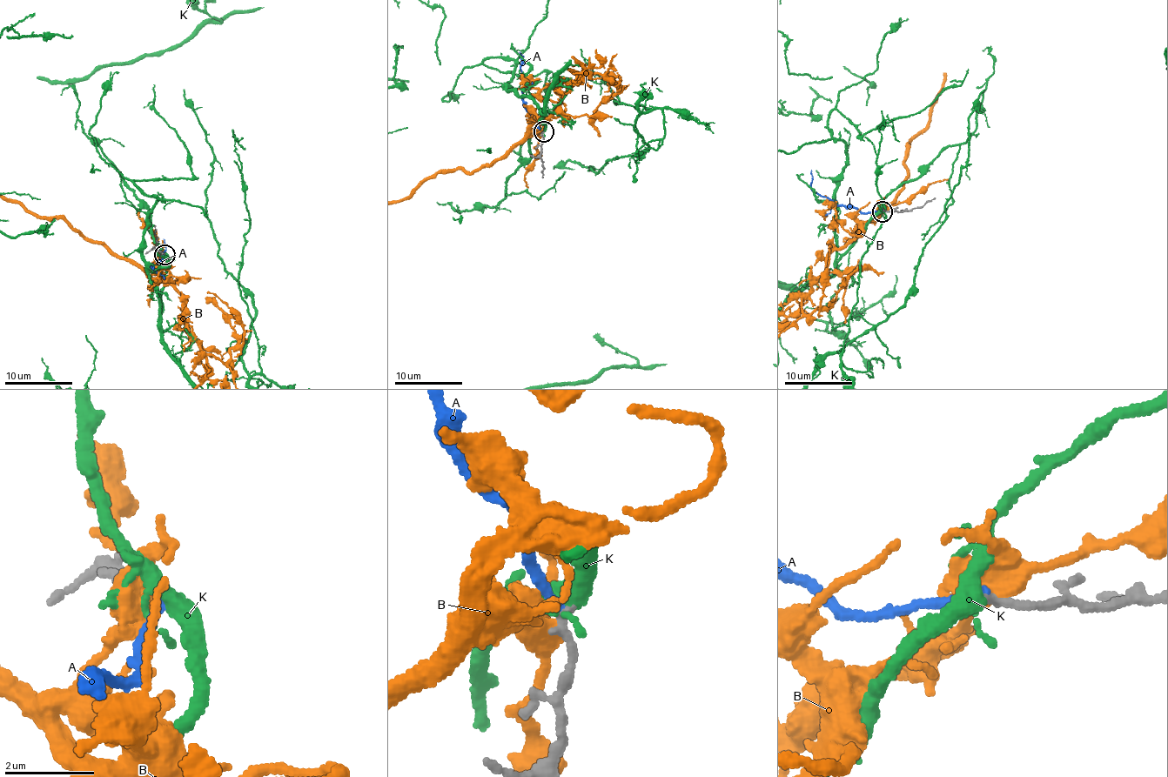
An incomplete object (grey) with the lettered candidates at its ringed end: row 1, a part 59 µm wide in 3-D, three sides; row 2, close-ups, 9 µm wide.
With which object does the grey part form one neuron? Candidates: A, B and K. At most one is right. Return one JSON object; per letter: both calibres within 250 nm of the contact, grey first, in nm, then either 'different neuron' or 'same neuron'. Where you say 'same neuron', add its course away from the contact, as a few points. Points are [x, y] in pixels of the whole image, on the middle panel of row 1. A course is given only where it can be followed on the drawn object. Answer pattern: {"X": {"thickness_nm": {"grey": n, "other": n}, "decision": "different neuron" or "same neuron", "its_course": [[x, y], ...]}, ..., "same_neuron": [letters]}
{"A": {"thickness_nm": {"grey": 220, "other": 200}, "decision": "different neuron"}, "B": {"thickness_nm": {"grey": 240, "other": 400}, "decision": "different neuron"}, "K": {"thickness_nm": {"grey": 200, "other": 320}, "decision": "same neuron"}, "same_neuron": ["K"]}

